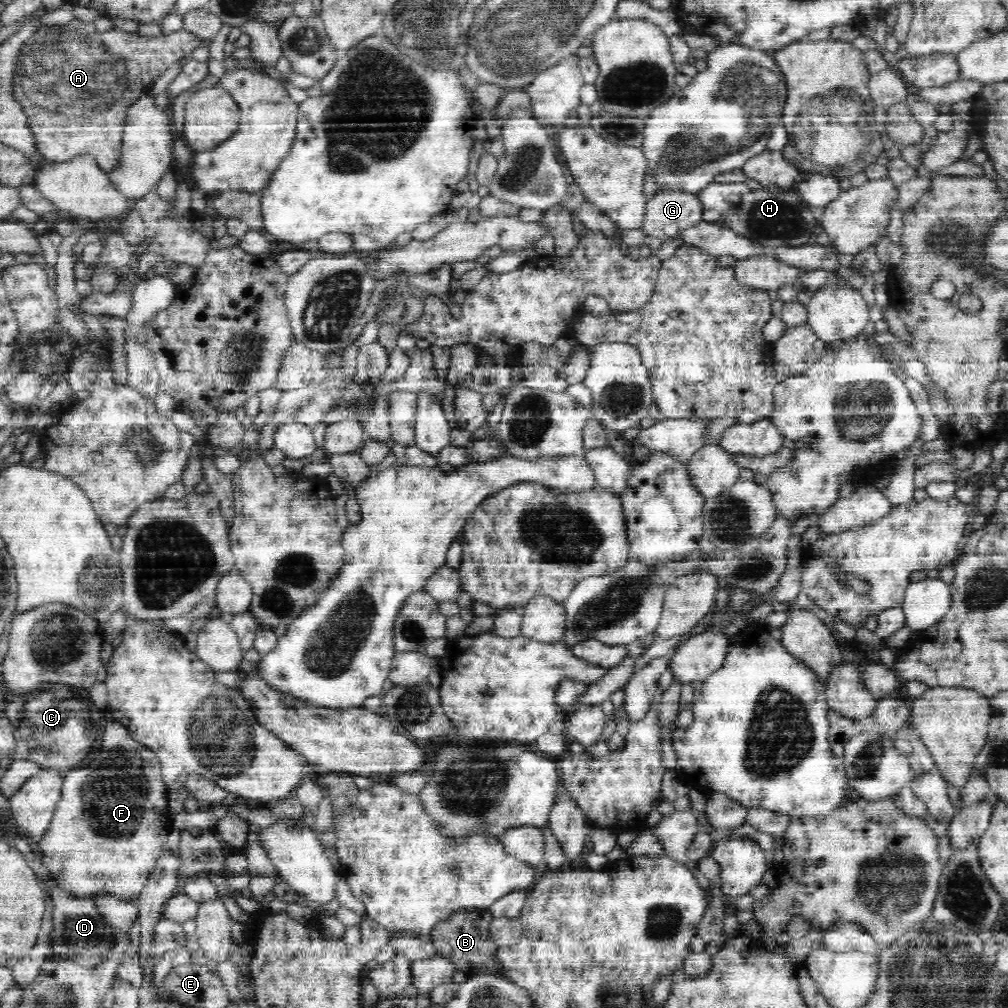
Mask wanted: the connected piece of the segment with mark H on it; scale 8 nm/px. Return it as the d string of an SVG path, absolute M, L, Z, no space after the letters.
M712 182L698 192L702 201L704 212L703 221L724 227L735 235L764 248L798 248L799 246L814 243L816 233L820 231L825 207L812 206L804 200L801 192L795 185L778 186L768 184L757 190L751 190L744 182Z

